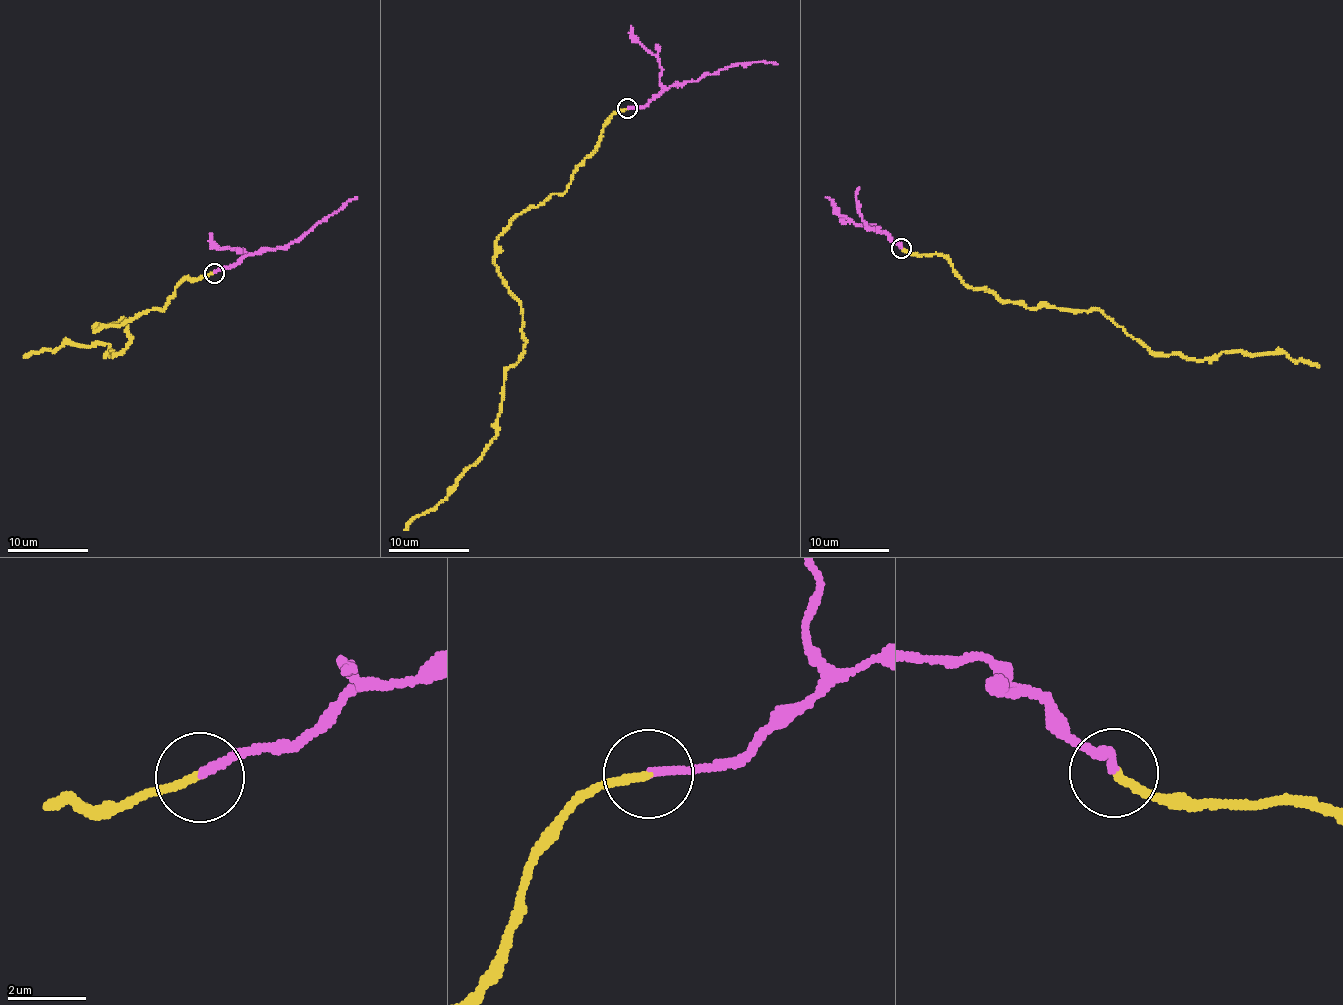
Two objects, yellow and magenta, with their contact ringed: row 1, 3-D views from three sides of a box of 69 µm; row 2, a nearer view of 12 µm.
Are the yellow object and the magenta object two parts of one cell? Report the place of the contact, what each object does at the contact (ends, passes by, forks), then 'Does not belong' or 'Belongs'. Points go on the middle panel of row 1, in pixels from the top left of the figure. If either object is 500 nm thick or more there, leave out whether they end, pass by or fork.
Place: (627, 108). At the ring yellow ends. At the ring magenta ends. Does not belong

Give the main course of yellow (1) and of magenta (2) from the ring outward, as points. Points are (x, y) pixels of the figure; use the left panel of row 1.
1: (214, 272), (93, 327), (123, 318), (130, 344), (114, 356), (65, 341), (23, 357)
2: (214, 272), (234, 267), (255, 251), (281, 248), (303, 238), (357, 197)

